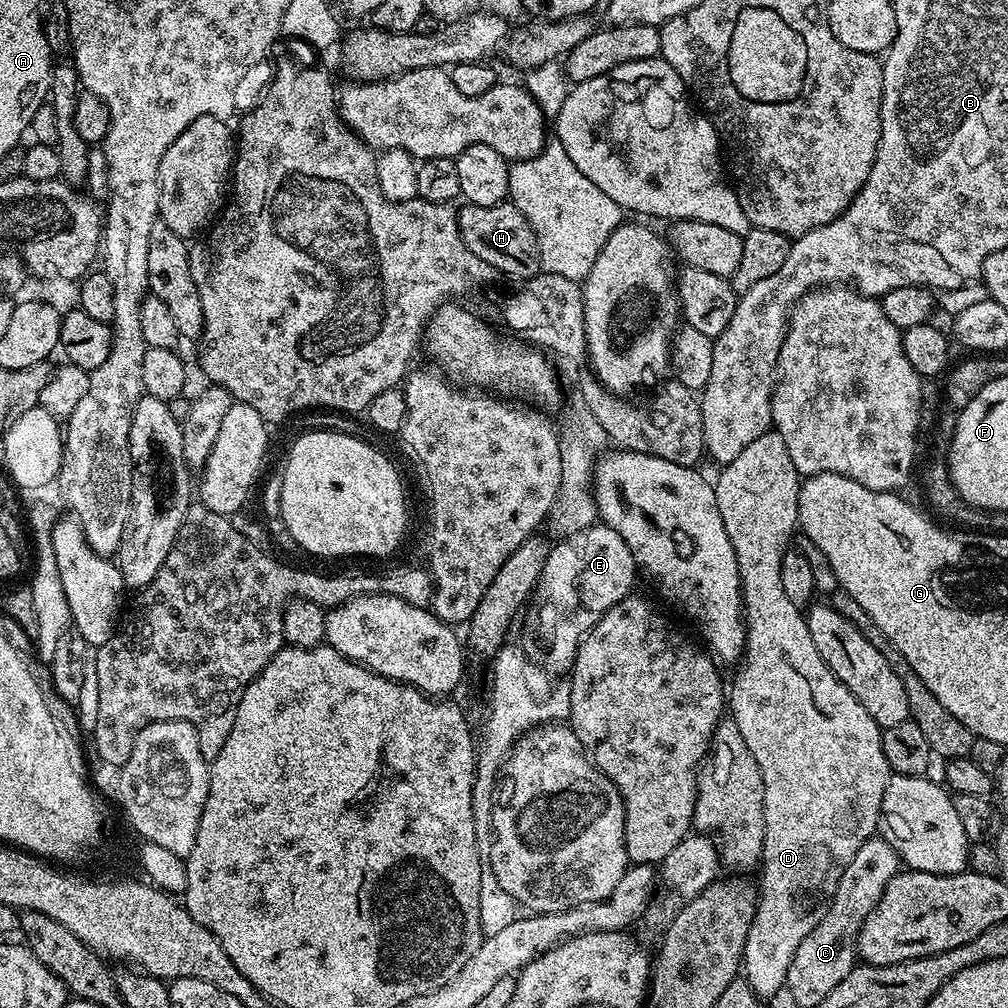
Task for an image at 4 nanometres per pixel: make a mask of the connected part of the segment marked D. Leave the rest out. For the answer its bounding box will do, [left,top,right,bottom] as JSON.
[714,430,890,998]

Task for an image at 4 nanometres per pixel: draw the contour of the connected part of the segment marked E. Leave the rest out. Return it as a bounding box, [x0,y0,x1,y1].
[534,522,638,676]

